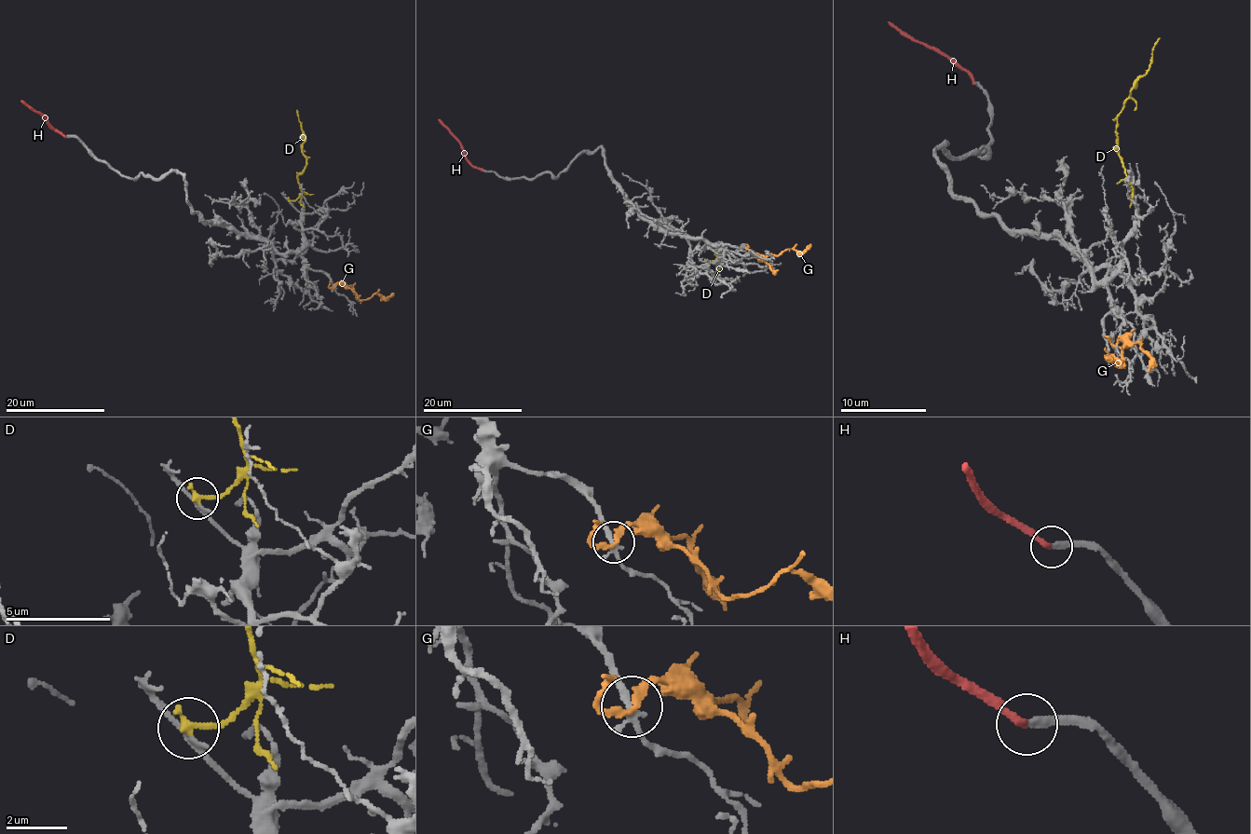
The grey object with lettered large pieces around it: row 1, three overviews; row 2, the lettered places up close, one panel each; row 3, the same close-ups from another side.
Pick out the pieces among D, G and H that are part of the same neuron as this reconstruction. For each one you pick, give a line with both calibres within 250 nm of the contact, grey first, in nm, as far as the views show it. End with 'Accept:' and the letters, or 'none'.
H: calibres 240 and 280 nm
Accept: H

